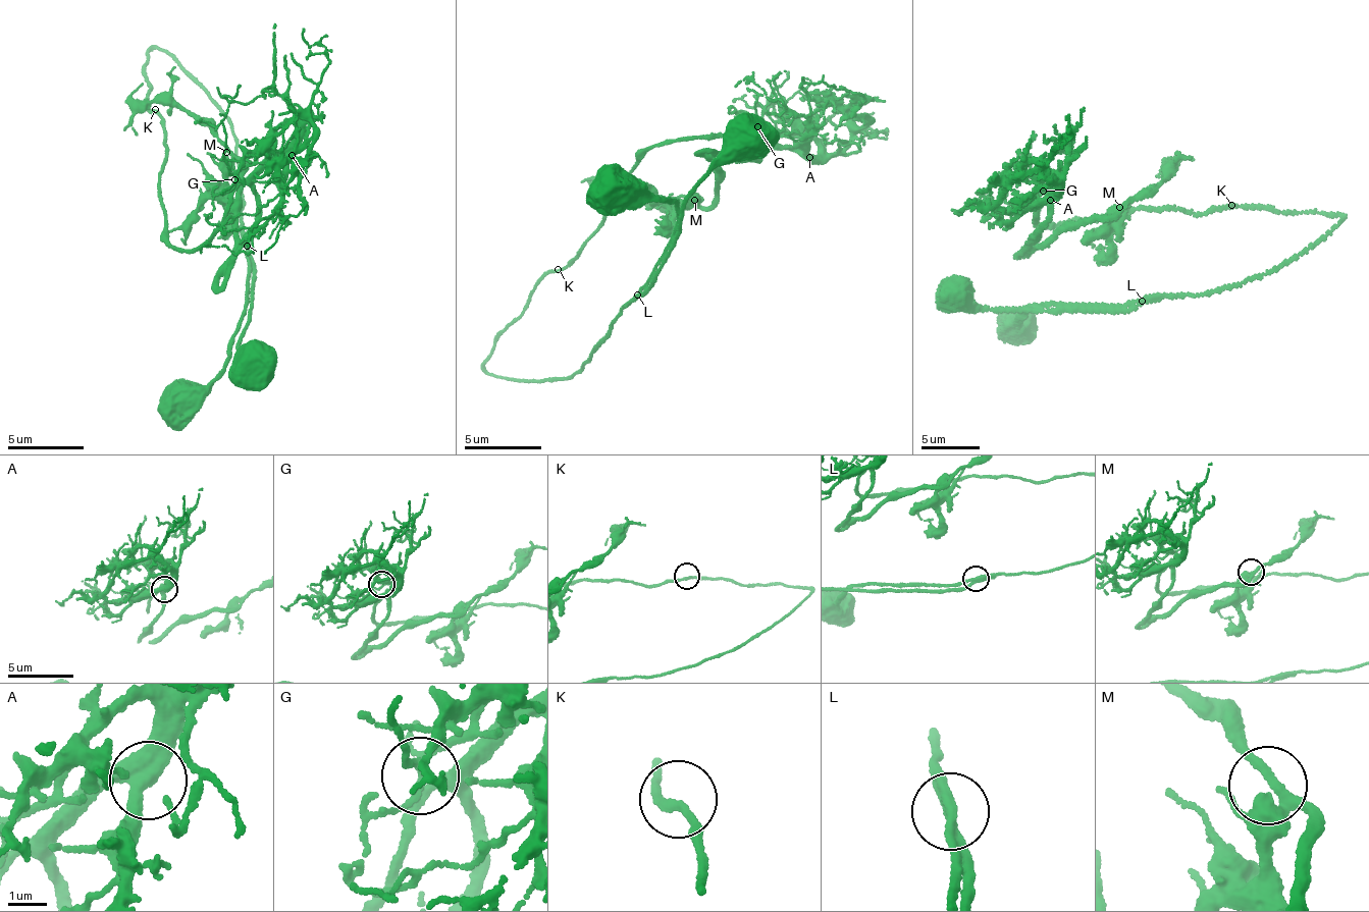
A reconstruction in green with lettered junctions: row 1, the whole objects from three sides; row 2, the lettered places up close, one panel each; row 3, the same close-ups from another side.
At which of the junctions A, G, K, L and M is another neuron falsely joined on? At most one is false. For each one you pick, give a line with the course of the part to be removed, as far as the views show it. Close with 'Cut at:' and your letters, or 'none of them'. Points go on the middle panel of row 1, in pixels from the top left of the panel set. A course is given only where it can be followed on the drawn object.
L: course (637, 293), (670, 240), (678, 207), (651, 199), (607, 205), (585, 193)
Cut at: L

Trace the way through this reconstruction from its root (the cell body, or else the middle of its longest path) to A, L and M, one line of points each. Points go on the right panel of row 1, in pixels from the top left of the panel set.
A: (1231, 207), (1201, 213), (1178, 208), (1130, 208), (1045, 228), (1035, 219), (1040, 205), (1053, 196), (1050, 200)
L: (1231, 207), (1340, 214), (1343, 220), (1291, 262), (1238, 285), (1142, 299)
M: (1231, 207), (1130, 208), (1045, 228), (1035, 219), (1050, 199), (1032, 244), (1119, 207)

